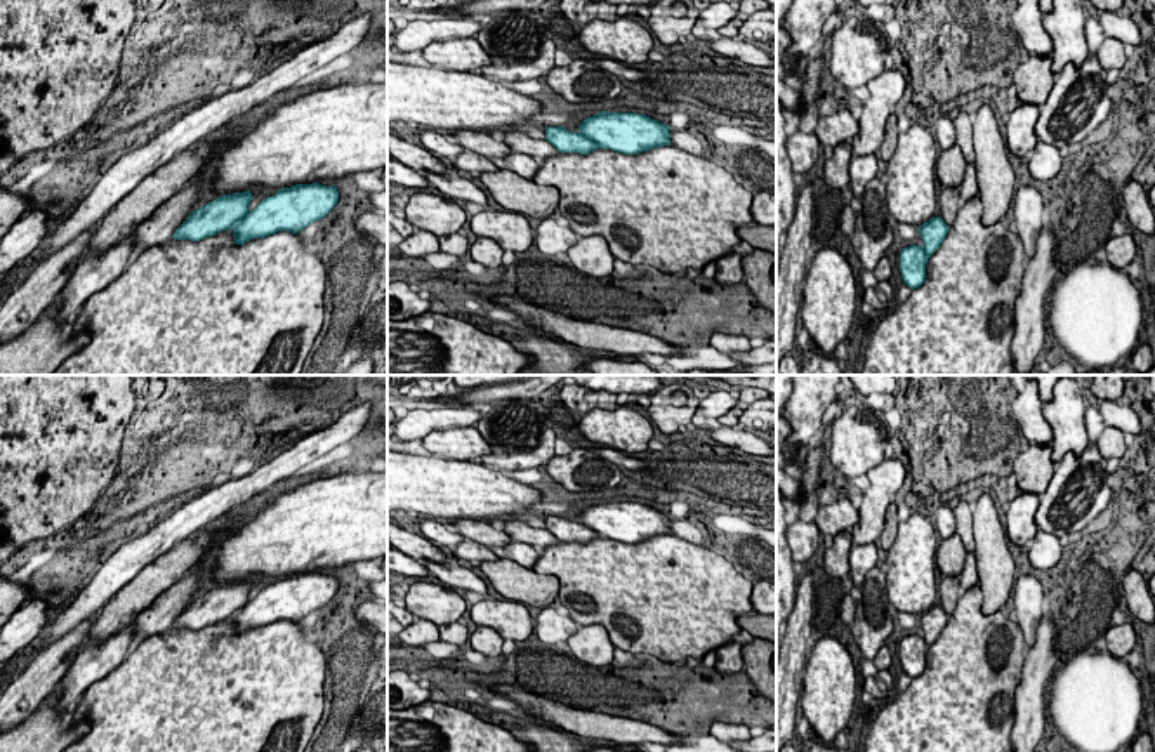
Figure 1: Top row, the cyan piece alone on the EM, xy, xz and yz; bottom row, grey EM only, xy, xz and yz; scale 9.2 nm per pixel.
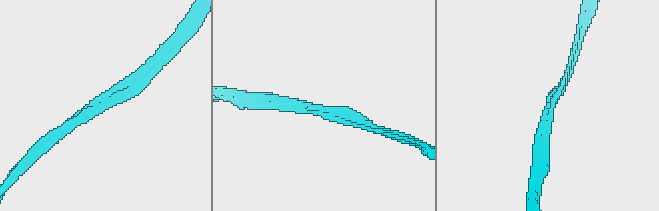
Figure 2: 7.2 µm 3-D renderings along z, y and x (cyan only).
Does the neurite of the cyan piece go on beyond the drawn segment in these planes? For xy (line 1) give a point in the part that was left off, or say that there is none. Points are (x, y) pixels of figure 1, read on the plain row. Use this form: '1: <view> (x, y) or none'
1: none

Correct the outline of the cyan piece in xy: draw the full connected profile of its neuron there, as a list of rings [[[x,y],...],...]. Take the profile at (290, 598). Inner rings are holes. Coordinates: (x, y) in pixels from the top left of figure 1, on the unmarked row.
[[[295,573],[292,577],[278,578],[273,585],[264,587],[254,599],[248,597],[254,589],[250,580],[233,582],[208,590],[201,597],[193,599],[186,610],[175,618],[174,629],[200,630],[215,625],[221,620],[231,618],[236,634],[243,634],[254,627],[266,627],[278,620],[290,620],[297,623],[314,610],[323,608],[339,590],[335,575]]]

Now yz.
[[[931,606],[919,617],[922,636],[910,634],[900,639],[900,662],[907,676],[919,677],[926,670],[926,653],[927,648],[940,637],[943,632],[948,615],[941,606]]]

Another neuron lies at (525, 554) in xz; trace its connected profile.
[[[504,519],[505,531],[514,542],[504,547],[490,547],[498,557],[516,561],[525,568],[533,568],[538,559],[535,545],[545,549],[558,545],[559,540],[545,528],[533,528],[526,521],[519,519]]]

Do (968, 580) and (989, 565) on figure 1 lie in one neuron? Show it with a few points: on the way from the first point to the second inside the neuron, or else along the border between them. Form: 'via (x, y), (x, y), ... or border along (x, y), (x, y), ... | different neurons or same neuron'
border along (968, 551), (973, 554), (980, 582) | different neurons

